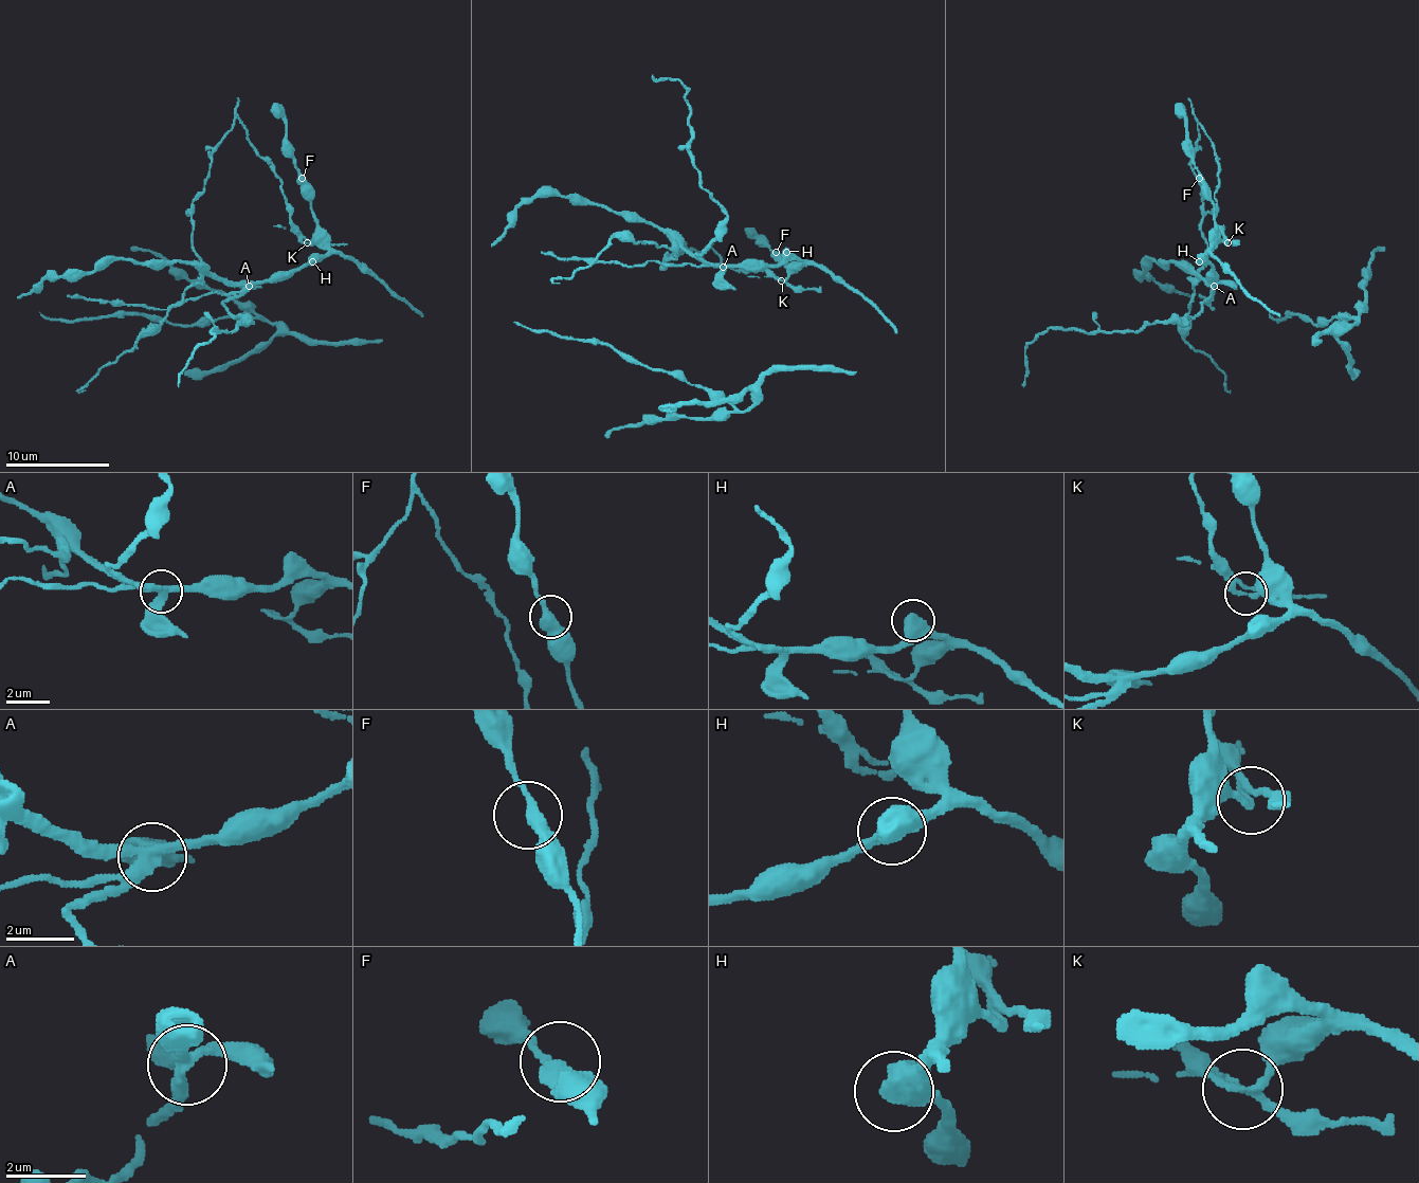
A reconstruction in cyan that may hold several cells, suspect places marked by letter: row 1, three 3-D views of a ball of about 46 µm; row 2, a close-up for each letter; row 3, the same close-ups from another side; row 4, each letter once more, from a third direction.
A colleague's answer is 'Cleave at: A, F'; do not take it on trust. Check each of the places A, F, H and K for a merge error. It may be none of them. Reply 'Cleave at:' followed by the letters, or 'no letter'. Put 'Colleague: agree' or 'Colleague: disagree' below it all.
Cleave at: A, K
Colleague: disagree

